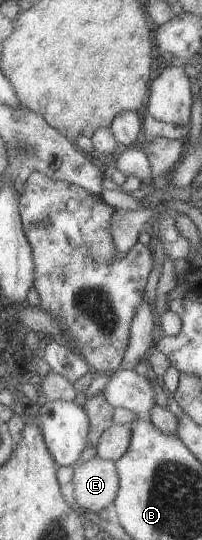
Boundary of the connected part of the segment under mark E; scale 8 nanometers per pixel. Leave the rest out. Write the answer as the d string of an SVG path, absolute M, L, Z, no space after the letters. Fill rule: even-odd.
M95 455L73 467L77 503L95 514L114 506L120 491L118 465Z

